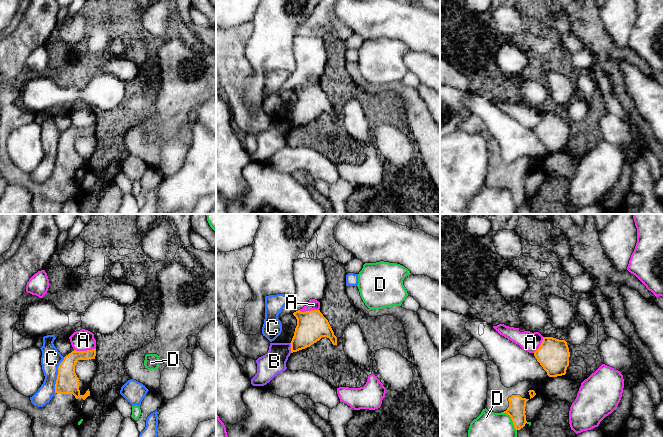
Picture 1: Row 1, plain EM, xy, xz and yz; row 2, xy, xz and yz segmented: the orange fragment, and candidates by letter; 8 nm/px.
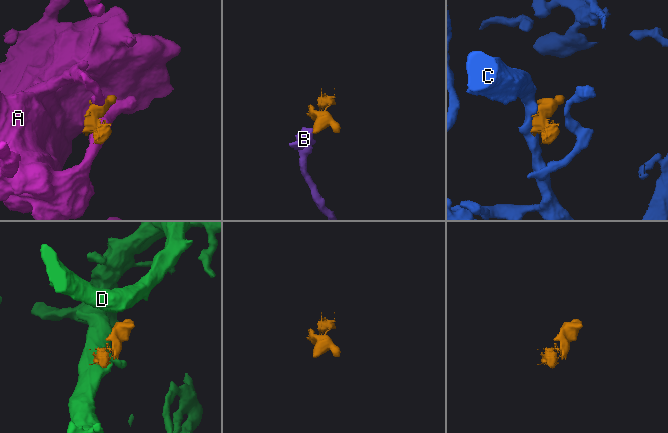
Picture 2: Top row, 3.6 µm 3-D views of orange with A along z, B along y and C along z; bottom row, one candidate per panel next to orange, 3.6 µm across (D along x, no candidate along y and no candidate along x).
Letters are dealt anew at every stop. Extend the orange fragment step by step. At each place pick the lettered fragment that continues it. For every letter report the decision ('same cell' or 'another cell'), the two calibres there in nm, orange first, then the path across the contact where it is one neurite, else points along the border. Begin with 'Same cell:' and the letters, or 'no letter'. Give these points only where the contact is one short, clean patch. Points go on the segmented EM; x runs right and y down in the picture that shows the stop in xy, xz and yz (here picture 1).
Same cell: no letter
A: another cell; 150 nm thick on the orange side, 170 nm on the other; border along xy (95, 348), (74, 350)
B: another cell; 240 nm thick on the orange side, 190 nm on the other; border along xz (289, 343), (291, 352)
C: another cell; 180 nm thick on the orange side, 160 nm on the other; border along xy (64, 357), (58, 367), (54, 392)
D: another cell; 140 nm thick on the orange side, 200 nm on the other

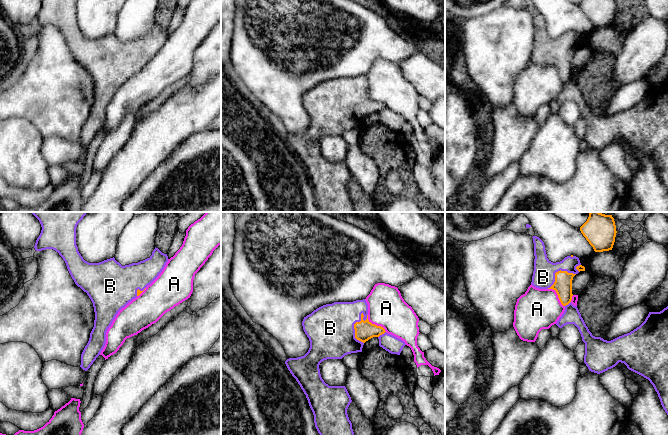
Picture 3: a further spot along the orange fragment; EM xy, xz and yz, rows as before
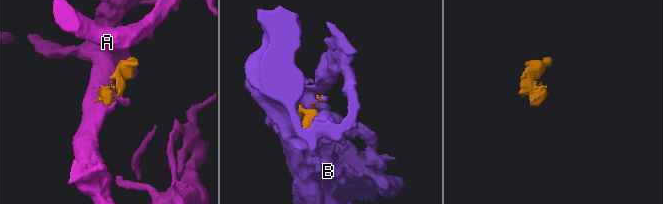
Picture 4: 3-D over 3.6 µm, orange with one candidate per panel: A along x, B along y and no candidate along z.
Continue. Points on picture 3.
Same cell: B
A: another cell; 160 nm thick on the orange side, 300 nm on the other
B: same cell; 160 nm thick on the orange side, 380 nm on the other

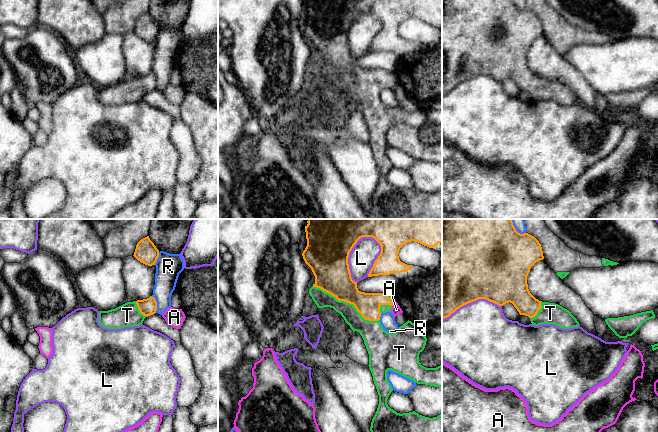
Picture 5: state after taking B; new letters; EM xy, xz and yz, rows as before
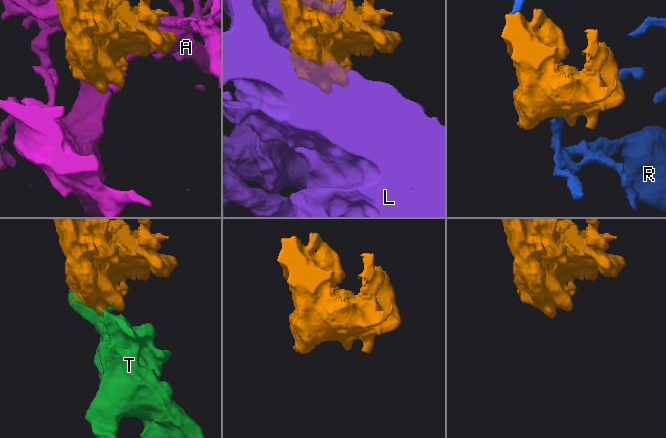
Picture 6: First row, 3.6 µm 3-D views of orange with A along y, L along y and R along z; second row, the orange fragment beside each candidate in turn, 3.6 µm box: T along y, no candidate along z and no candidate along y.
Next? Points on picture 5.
Same cell: T
A: another cell; 190 nm thick on the orange side, 70 nm on the other
L: another cell; 420 nm thick on the orange side, 220 nm on the other
R: another cell; 140 nm thick on the orange side, 190 nm on the other
T: same cell; 280 nm thick on the orange side, 140 nm on the other

